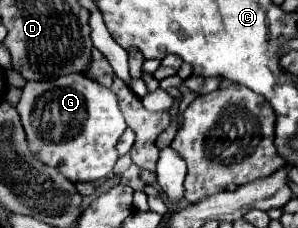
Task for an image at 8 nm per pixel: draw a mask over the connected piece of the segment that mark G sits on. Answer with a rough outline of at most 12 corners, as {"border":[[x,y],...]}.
{"border":[[81,73],[29,81],[31,149],[71,181],[113,173],[127,125]]}

